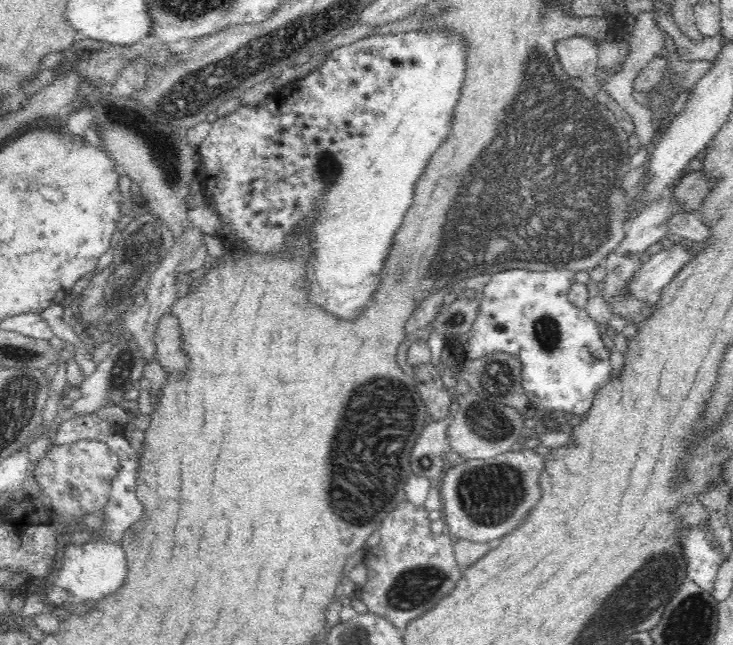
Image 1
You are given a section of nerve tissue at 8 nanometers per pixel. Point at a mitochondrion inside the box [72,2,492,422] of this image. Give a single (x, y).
(191, 95)

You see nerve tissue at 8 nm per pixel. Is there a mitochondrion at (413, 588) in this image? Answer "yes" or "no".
yes

